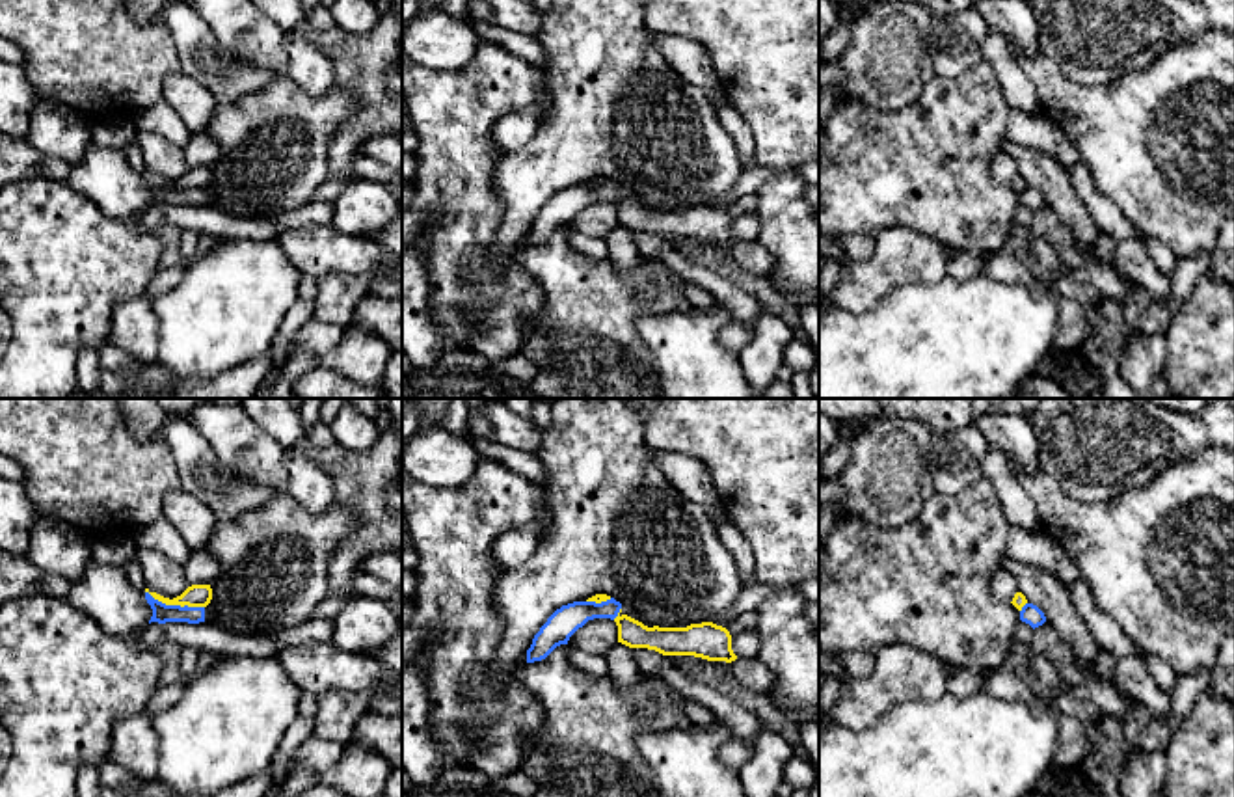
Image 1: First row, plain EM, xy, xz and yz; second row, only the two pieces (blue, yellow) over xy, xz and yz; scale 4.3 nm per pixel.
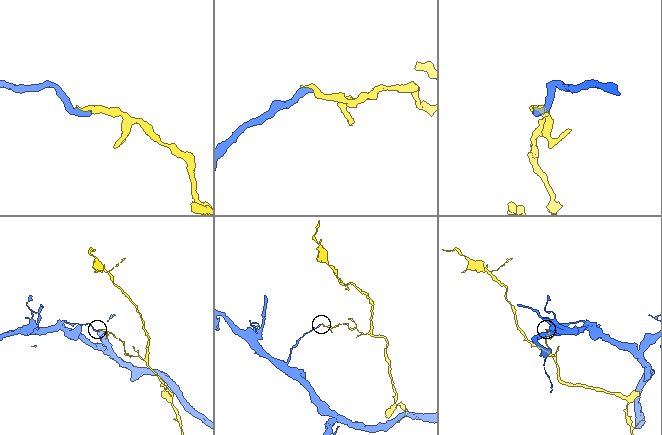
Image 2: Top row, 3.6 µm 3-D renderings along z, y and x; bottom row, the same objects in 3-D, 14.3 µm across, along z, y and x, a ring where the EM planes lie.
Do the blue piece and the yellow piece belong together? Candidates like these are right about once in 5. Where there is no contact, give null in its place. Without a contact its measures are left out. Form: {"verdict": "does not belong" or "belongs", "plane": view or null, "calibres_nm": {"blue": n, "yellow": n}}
{"verdict": "does not belong", "plane": "xy", "calibres_nm": {"blue": 90, "yellow": 100}}

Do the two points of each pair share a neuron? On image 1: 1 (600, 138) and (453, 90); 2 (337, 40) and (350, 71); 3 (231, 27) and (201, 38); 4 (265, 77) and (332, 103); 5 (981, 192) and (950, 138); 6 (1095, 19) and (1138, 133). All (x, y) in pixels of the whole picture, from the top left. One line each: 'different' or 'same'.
1: different
2: same
3: different
4: different
5: same
6: different

